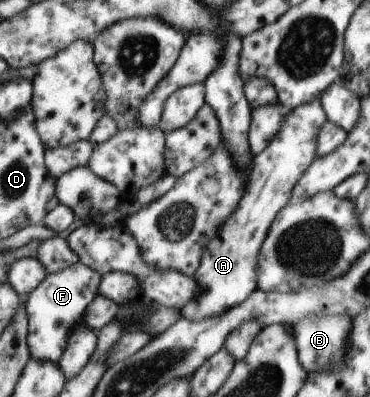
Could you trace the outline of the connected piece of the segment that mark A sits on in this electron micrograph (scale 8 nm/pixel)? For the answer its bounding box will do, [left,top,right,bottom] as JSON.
[180,97,327,321]

